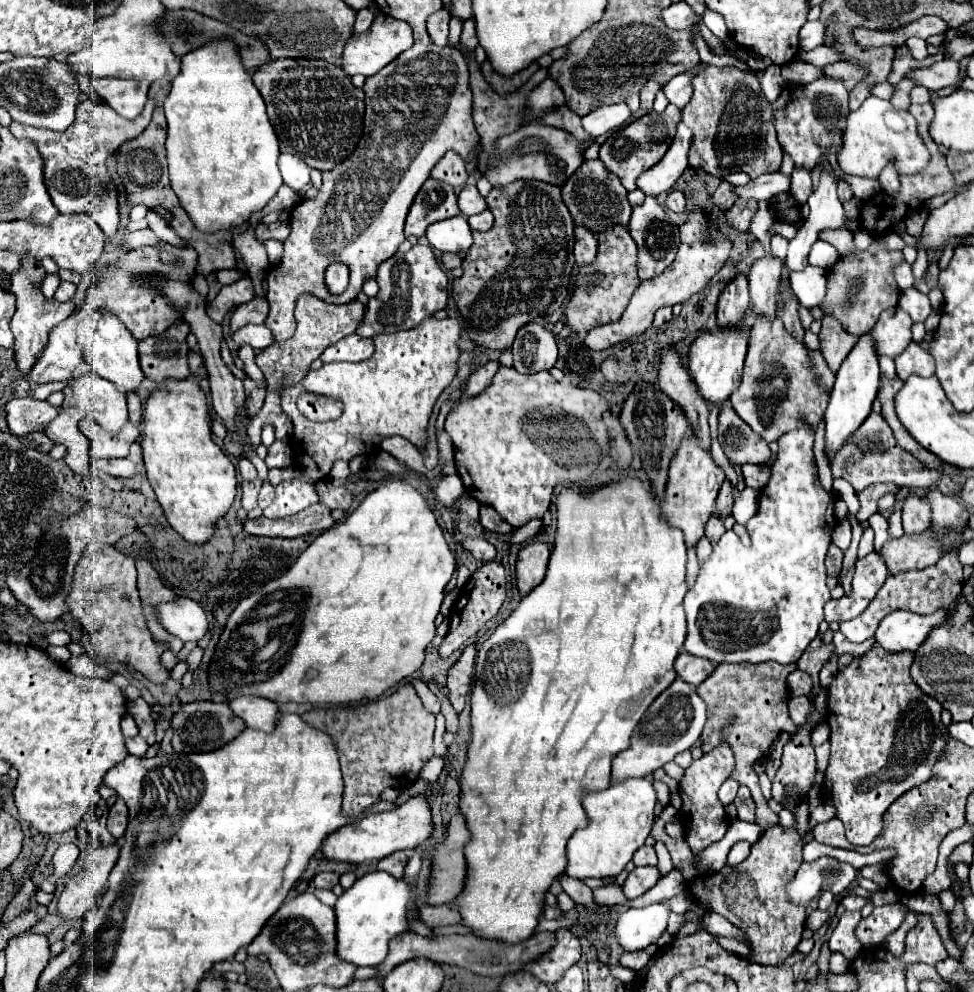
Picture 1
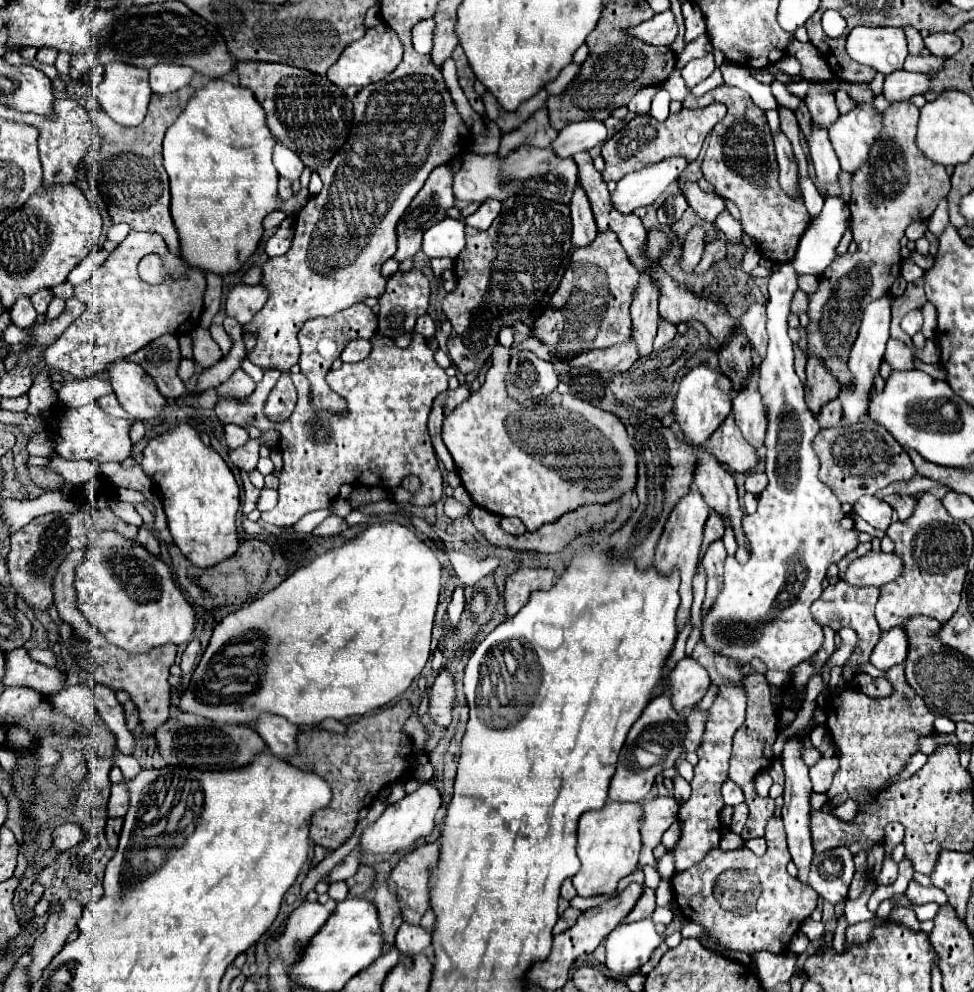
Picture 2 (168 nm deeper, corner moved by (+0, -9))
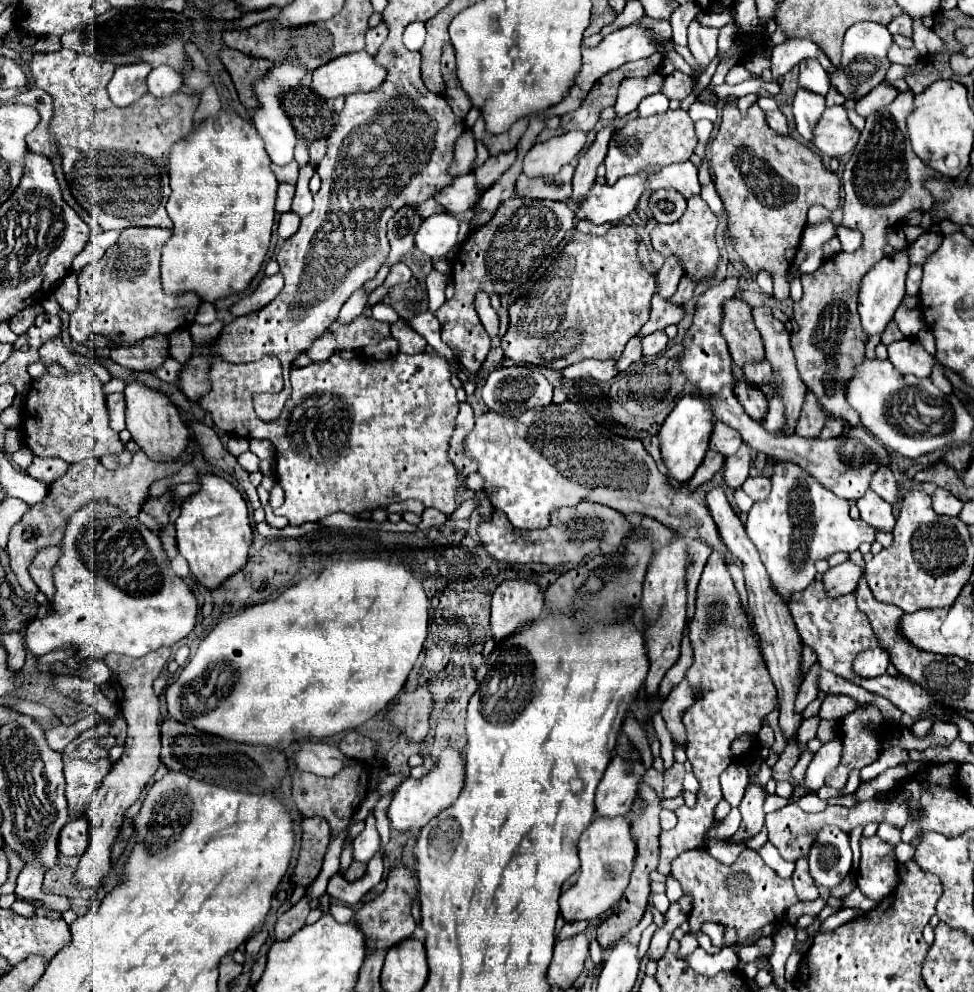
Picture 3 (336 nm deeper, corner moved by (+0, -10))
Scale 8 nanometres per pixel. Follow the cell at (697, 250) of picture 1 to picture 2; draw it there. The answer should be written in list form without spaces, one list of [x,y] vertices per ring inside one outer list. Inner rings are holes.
[[[631,335],[625,343],[619,343],[607,349],[593,349],[593,351],[581,353],[573,357],[569,363],[575,367],[589,367],[595,371],[621,373],[621,371],[627,371],[637,359],[639,359],[639,349],[637,349],[635,337]]]

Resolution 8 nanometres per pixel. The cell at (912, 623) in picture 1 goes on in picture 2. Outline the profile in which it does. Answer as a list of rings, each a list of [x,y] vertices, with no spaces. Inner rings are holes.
[[[893,627],[887,633],[883,633],[877,645],[873,647],[871,663],[877,669],[887,671],[893,665],[903,663],[907,659],[907,651],[909,651],[909,639],[905,627]]]

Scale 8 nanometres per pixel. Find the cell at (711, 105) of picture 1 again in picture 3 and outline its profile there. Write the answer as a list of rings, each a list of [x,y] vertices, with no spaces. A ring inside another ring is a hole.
[[[725,104],[719,134],[711,144],[711,168],[729,216],[727,228],[735,252],[753,274],[769,272],[773,278],[773,296],[787,300],[787,272],[799,248],[807,210],[813,204],[823,204],[827,210],[839,206],[841,182],[837,174],[823,166],[815,150],[771,130],[757,104],[749,108],[747,118],[741,118],[735,104]]]

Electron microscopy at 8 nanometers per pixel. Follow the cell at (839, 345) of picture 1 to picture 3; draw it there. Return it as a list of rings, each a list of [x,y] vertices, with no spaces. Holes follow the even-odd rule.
[[[807,392],[807,400],[805,400],[805,406],[799,416],[795,432],[803,438],[817,438],[821,434],[823,426],[825,426],[823,406],[819,404],[819,400],[815,400],[815,396],[811,396],[811,392]]]

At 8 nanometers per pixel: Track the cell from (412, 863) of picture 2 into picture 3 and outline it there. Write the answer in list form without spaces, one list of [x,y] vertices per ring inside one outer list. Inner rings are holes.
[[[403,864],[393,868],[387,876],[387,888],[383,890],[381,896],[377,896],[375,900],[365,902],[353,916],[355,926],[363,932],[365,936],[365,944],[367,944],[367,952],[371,950],[387,950],[393,944],[407,940],[413,930],[415,930],[415,920],[411,916],[411,898],[415,896],[415,874],[405,868]]]

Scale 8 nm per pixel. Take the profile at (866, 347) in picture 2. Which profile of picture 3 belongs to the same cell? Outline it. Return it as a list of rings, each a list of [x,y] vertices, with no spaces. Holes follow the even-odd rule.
[[[905,240],[905,246],[901,250],[895,250],[893,254],[881,258],[875,268],[871,268],[859,284],[859,314],[861,314],[861,324],[865,328],[865,332],[871,334],[881,334],[885,330],[885,326],[891,322],[897,306],[901,304],[901,300],[905,298],[905,276],[907,270],[911,268],[909,264],[909,252],[911,244]]]

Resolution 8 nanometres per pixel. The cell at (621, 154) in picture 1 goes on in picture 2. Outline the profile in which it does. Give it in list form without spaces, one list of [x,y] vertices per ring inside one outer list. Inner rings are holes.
[[[711,103],[705,109],[681,109],[679,113],[669,115],[665,121],[657,121],[651,115],[637,115],[603,145],[601,149],[601,155],[605,159],[605,171],[601,173],[603,181],[605,183],[619,181],[631,171],[639,171],[647,165],[659,163],[675,155],[687,157],[689,163],[695,161],[703,147],[705,137],[715,127],[715,123],[723,119],[723,115],[725,115],[725,107],[719,103]]]

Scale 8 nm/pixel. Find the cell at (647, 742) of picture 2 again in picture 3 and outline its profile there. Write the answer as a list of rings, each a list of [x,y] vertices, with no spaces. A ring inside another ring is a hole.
[[[615,756],[609,762],[603,780],[599,782],[599,788],[595,792],[597,814],[605,818],[627,816],[643,776],[645,766],[641,762],[625,762],[623,758]]]

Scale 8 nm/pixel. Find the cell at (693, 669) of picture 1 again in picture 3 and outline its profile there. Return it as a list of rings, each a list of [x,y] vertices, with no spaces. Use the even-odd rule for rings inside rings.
[[[683,680],[679,686],[675,686],[671,690],[671,694],[667,696],[667,700],[661,708],[665,726],[673,736],[673,744],[677,744],[677,746],[687,746],[687,728],[681,722],[681,716],[693,702],[695,702],[695,692],[693,692],[693,688],[689,688],[687,680]]]

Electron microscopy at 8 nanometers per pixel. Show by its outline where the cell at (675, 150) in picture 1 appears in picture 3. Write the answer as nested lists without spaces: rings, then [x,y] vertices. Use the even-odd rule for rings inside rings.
[[[641,172],[639,176],[627,176],[613,186],[601,186],[595,182],[575,208],[575,218],[589,220],[593,224],[617,224],[631,210],[635,210],[635,204],[645,188],[645,176],[647,172]]]

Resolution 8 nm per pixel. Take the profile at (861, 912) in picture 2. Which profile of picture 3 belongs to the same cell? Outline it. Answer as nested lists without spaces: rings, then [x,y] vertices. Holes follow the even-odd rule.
[[[879,836],[861,838],[861,868],[857,884],[863,894],[879,902],[895,888],[897,880],[895,846],[883,842]]]

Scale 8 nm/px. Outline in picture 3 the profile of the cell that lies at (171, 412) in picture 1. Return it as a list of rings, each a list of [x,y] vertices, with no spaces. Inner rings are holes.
[[[213,474],[201,476],[199,482],[201,482],[201,490],[197,494],[189,496],[181,504],[181,516],[175,522],[177,548],[179,548],[179,554],[187,560],[189,570],[191,570],[193,578],[199,584],[203,584],[205,588],[219,588],[229,576],[243,570],[243,566],[247,564],[249,546],[253,544],[253,528],[251,528],[251,522],[249,522],[247,502],[243,500],[243,496],[241,496],[241,492],[237,488],[233,488],[221,476],[213,476]]]

